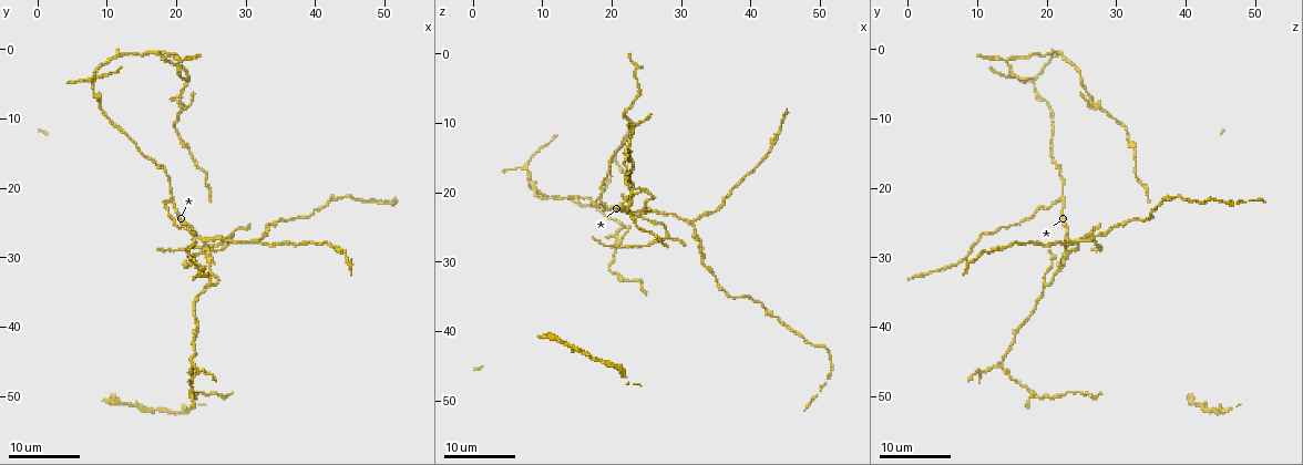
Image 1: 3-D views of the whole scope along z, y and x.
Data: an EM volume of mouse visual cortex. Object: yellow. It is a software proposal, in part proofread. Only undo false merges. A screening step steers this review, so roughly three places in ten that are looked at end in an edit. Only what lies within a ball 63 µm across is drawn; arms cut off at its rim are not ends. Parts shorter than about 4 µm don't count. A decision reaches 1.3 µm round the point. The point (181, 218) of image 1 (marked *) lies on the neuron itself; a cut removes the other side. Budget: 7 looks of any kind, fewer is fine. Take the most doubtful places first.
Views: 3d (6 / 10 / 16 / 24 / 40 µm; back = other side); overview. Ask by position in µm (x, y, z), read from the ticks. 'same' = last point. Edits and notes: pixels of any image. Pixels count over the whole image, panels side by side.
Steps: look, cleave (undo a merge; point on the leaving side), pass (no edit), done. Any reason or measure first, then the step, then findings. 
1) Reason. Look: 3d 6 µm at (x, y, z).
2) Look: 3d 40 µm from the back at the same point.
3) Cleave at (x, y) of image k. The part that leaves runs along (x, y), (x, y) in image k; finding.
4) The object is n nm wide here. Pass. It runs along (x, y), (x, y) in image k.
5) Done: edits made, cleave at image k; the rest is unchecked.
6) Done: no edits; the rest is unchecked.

Looks like a crossing. Look: 3d 24 µm at (24.0, 29.5, 23.0).

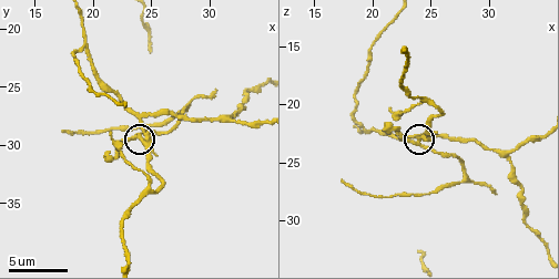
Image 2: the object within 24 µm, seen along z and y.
Look: 3d 10 µm at (24.2, 29.4, 23.2).

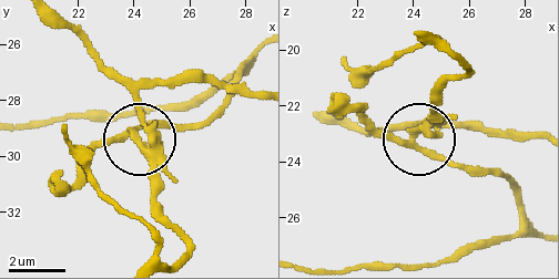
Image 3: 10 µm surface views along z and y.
The side arm is 19 µm long. Cleave at (435, 154) of image 3. A second neuron is stuck on.

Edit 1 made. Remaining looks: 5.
Small branch off a trunk. Look: 3d 6 µm at (24.8, 33.4, 19.4).

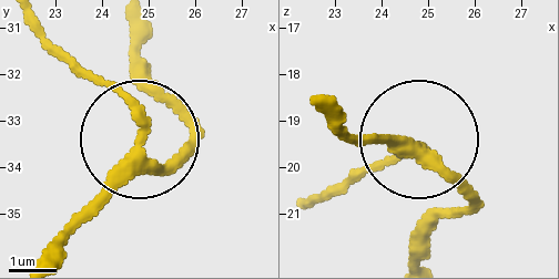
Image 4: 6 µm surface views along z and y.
The object is 240 nm wide here. Pass. One neuron here.

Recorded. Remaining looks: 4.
Look: overview.

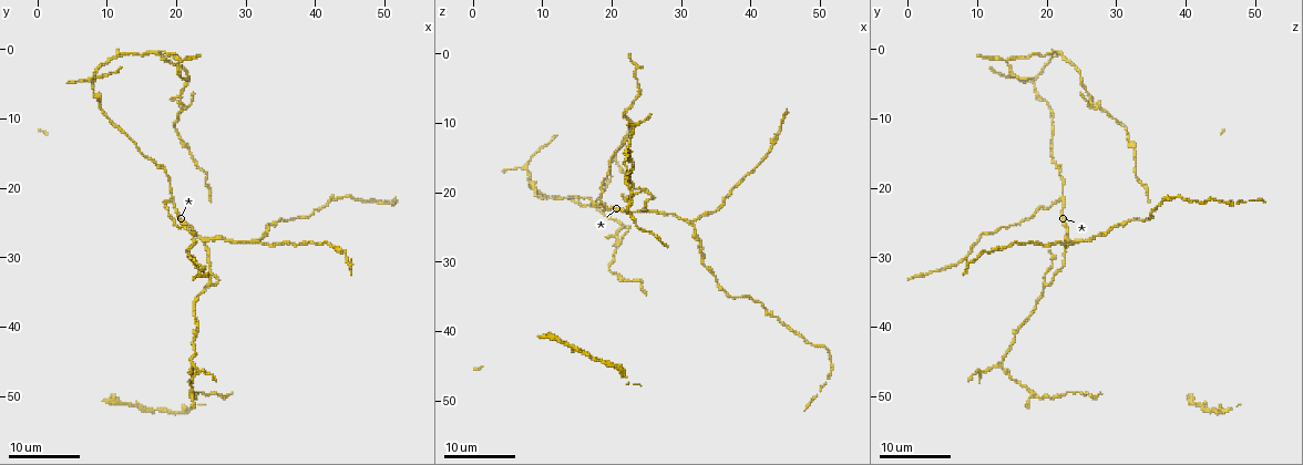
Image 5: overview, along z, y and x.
Look: 3d 16 µm at (19.0, 21.5, 21.5).

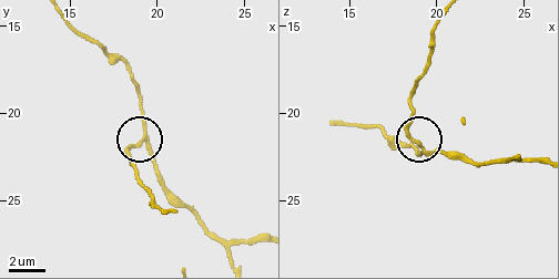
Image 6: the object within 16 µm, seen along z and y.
Look: 3d 10 µm at (19.1, 21.6, 21.8).

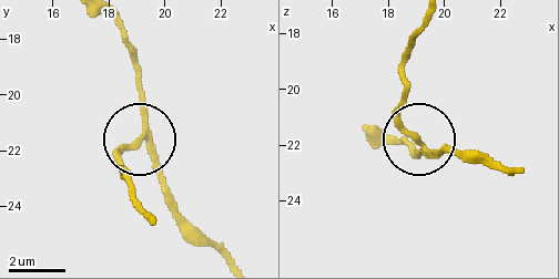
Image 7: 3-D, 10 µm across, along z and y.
The side arm is 30 µm long; 3 arms meet here. Cleave at (119, 153) of image 7. A second neuron is stuck on.

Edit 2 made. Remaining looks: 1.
Done: edits made, cleave at image 3, cleave at image 7; the rest is unchecked.

